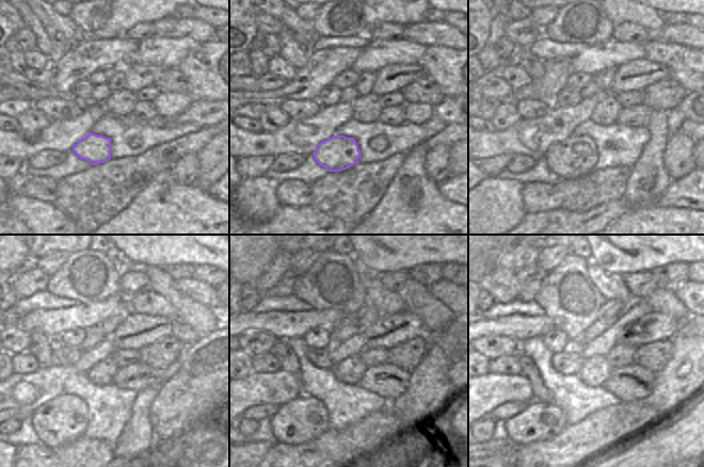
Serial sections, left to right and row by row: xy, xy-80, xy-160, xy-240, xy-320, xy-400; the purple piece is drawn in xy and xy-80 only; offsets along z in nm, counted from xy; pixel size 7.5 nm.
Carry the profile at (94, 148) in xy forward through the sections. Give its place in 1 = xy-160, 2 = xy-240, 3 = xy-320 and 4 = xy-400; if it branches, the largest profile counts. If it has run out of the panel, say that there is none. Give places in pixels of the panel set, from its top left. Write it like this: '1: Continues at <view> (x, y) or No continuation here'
1: Continues at xy-160 (575, 157)
2: Continues at xy-240 (63, 419)
3: Continues at xy-320 (304, 418)
4: Continues at xy-400 (539, 421)

